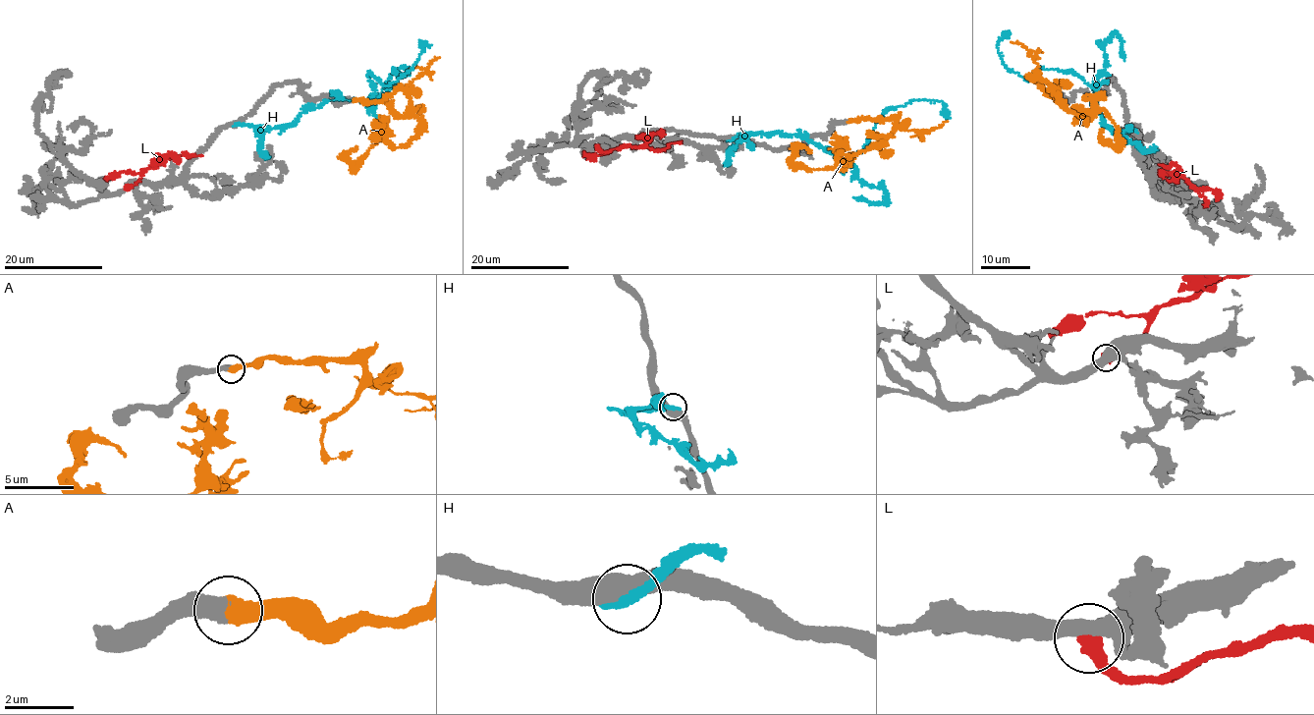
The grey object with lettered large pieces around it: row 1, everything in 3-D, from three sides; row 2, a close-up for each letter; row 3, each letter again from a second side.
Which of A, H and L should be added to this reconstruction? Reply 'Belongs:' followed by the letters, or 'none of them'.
Belongs: A

